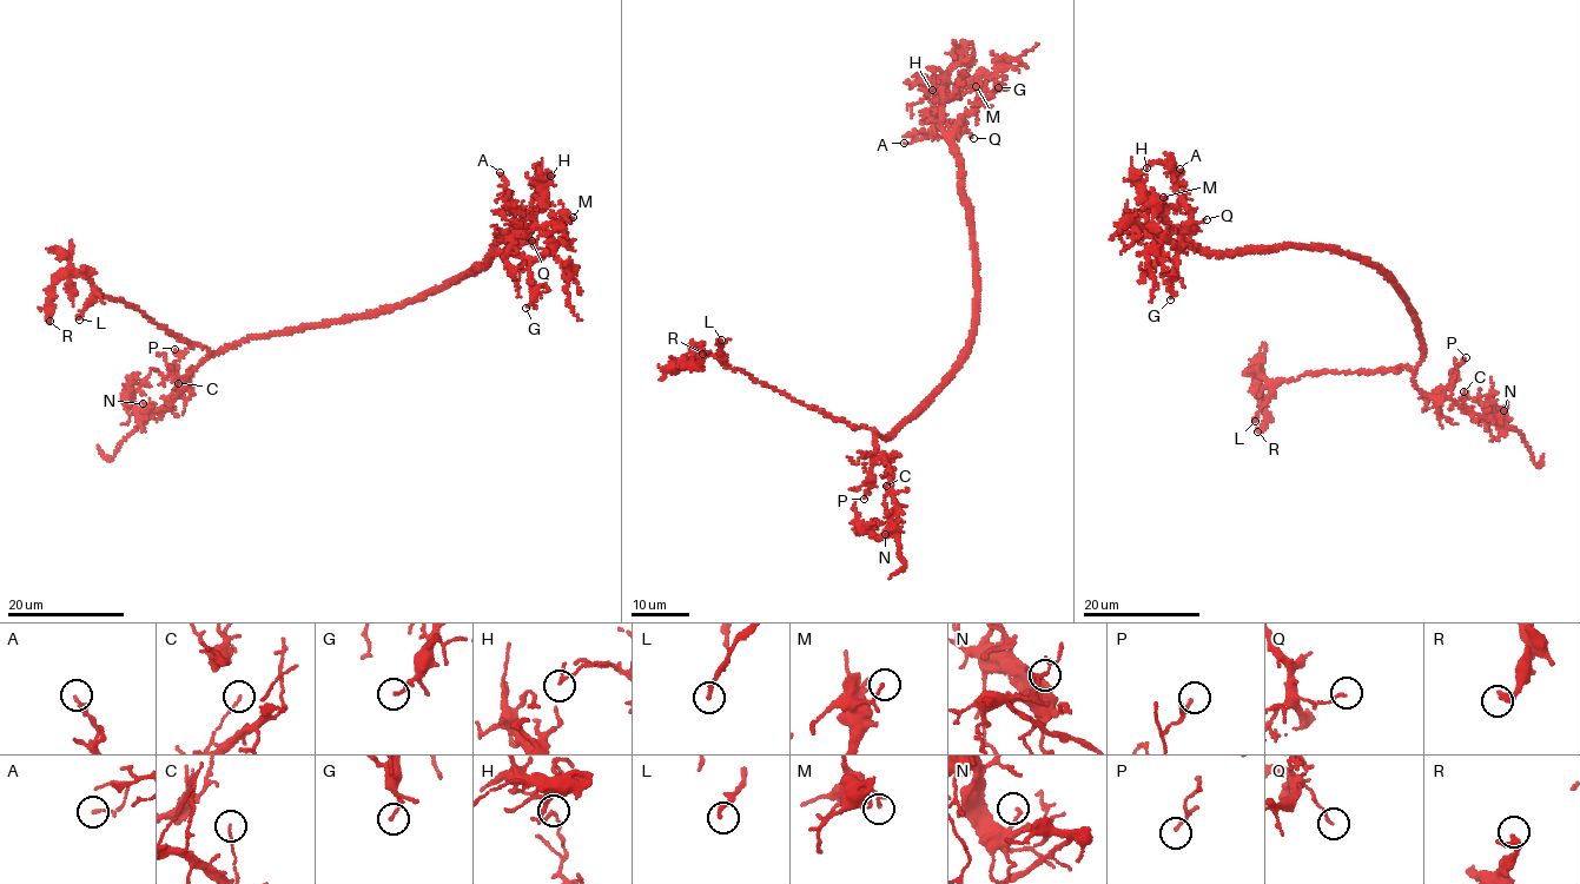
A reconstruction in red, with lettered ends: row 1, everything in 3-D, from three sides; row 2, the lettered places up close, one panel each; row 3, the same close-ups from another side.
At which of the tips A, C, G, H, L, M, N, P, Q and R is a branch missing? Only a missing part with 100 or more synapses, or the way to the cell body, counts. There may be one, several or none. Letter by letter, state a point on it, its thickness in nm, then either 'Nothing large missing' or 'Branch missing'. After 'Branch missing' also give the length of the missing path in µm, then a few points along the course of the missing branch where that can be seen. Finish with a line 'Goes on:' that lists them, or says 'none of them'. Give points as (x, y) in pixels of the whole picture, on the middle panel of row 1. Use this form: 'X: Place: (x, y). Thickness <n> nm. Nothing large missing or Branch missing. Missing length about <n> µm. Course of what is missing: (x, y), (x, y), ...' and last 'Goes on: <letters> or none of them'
A: Place: (904, 143). Thickness 130 nm. Nothing large missing
C: Place: (886, 486). Thickness 90 nm. Nothing large missing
G: Place: (998, 87). Thickness 120 nm. Nothing large missing
H: Place: (932, 90). Thickness 120 nm. Nothing large missing
L: Place: (721, 340). Thickness 200 nm. Nothing large missing
M: Place: (976, 86). Thickness 90 nm. Nothing large missing
N: Place: (885, 534). Thickness 130 nm. Nothing large missing
P: Place: (864, 499). Thickness 140 nm. Nothing large missing
Q: Place: (973, 138). Thickness 110 nm. Nothing large missing
R: Place: (702, 354). Thickness 300 nm. Nothing large missing
Goes on: none of them

